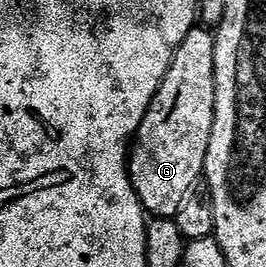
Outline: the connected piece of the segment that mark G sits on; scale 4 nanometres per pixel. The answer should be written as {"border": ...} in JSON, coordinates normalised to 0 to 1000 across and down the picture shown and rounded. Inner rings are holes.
{"border":[[[786,112],[752,116],[714,116],[654,202],[632,273],[579,356],[541,453],[519,472],[519,498],[496,524],[496,562],[481,581],[489,689],[504,697],[504,719],[519,727],[541,787],[602,820],[654,816],[662,783],[677,783],[677,753],[692,753],[692,723],[707,723],[707,704],[748,682],[763,667],[759,648],[778,637],[771,577],[782,573],[812,367],[812,288],[801,281],[805,135]]]}

